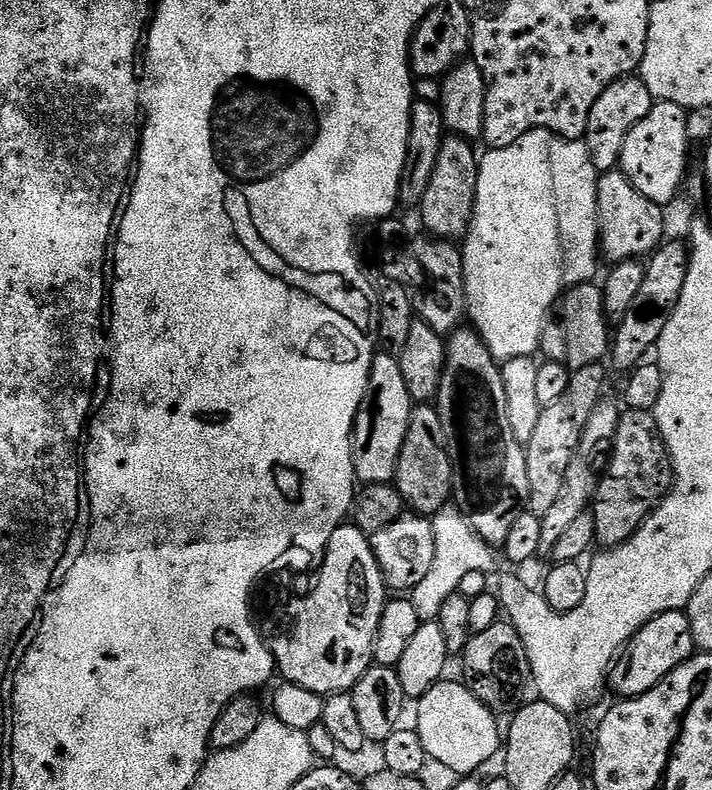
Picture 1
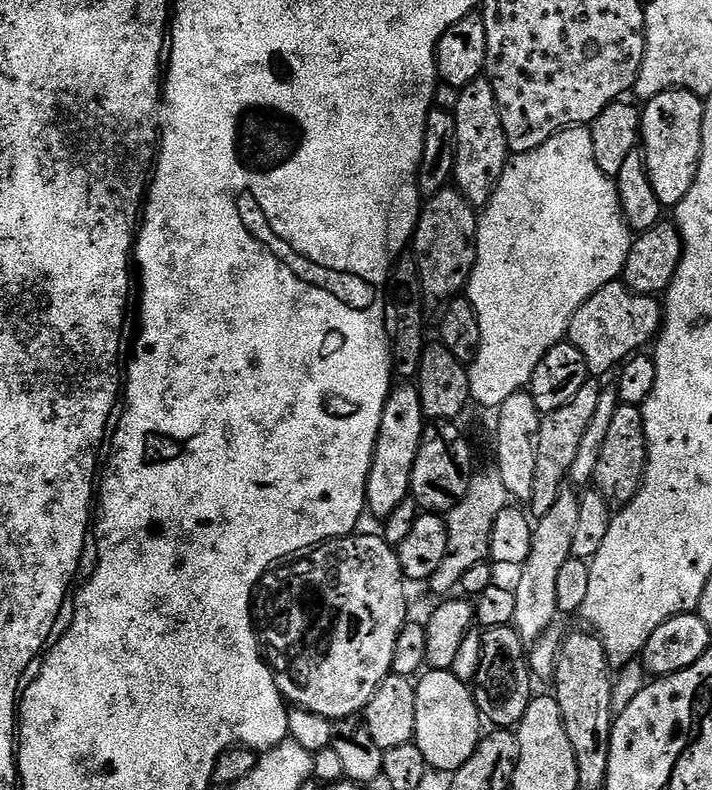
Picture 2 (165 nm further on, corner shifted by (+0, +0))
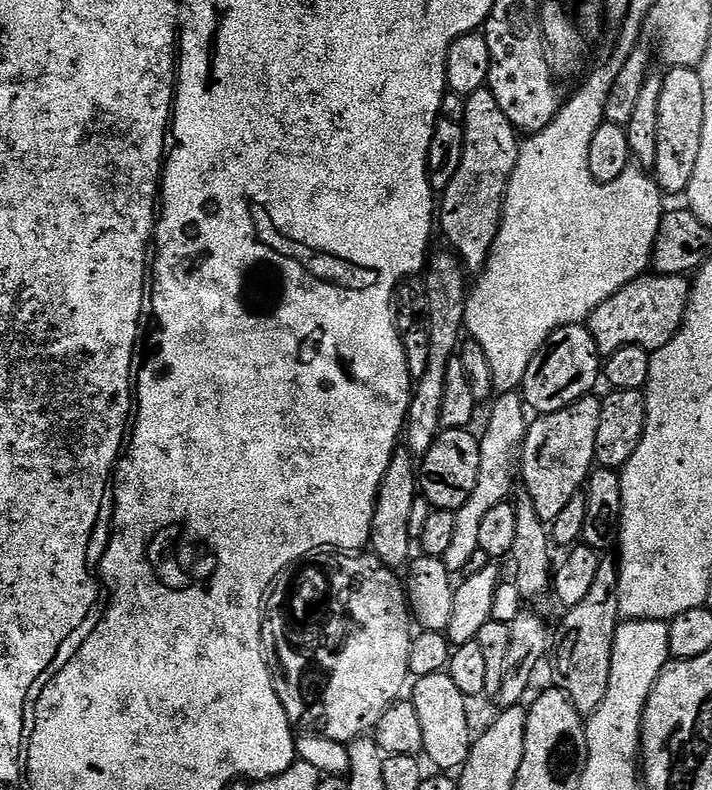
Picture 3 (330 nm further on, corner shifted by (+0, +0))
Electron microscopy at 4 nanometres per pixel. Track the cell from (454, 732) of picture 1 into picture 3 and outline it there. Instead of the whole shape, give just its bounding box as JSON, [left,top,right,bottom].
[410,672,472,772]

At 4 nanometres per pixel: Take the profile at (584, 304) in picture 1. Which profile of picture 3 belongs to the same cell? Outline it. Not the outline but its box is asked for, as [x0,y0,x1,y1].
[586,274,692,357]

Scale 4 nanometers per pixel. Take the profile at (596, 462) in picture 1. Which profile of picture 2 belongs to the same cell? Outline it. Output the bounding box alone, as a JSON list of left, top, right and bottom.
[512,486,579,646]

